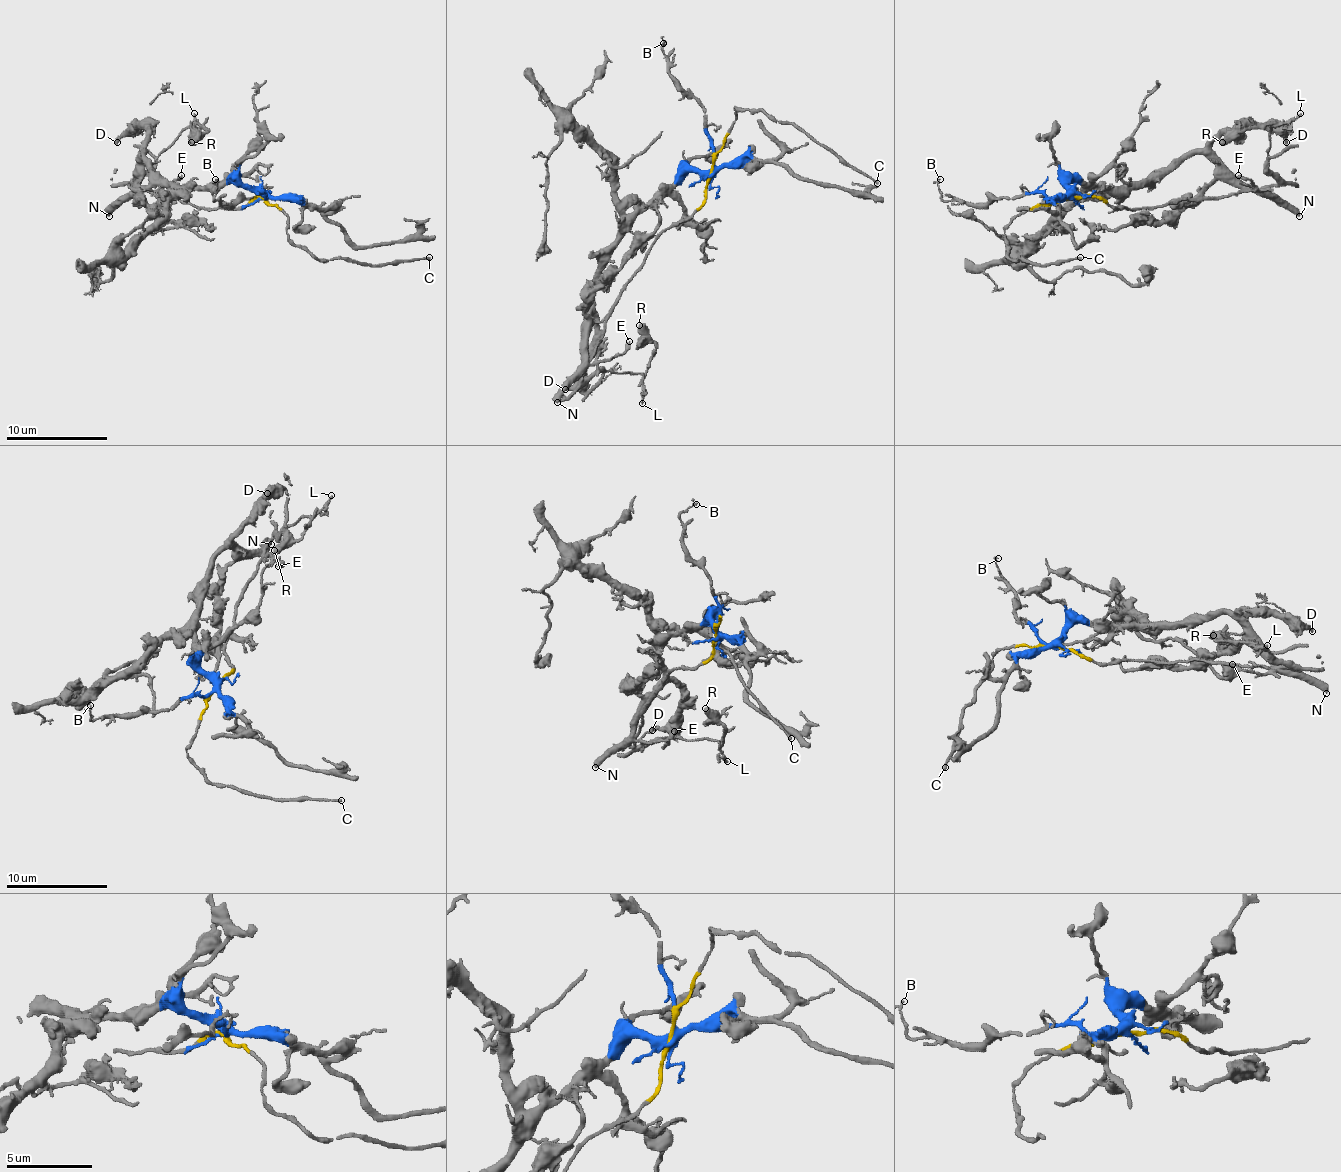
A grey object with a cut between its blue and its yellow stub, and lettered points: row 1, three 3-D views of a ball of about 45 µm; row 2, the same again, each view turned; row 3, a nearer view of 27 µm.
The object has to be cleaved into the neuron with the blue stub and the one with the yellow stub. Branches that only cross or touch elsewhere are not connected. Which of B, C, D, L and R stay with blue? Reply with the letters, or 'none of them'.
B, D

